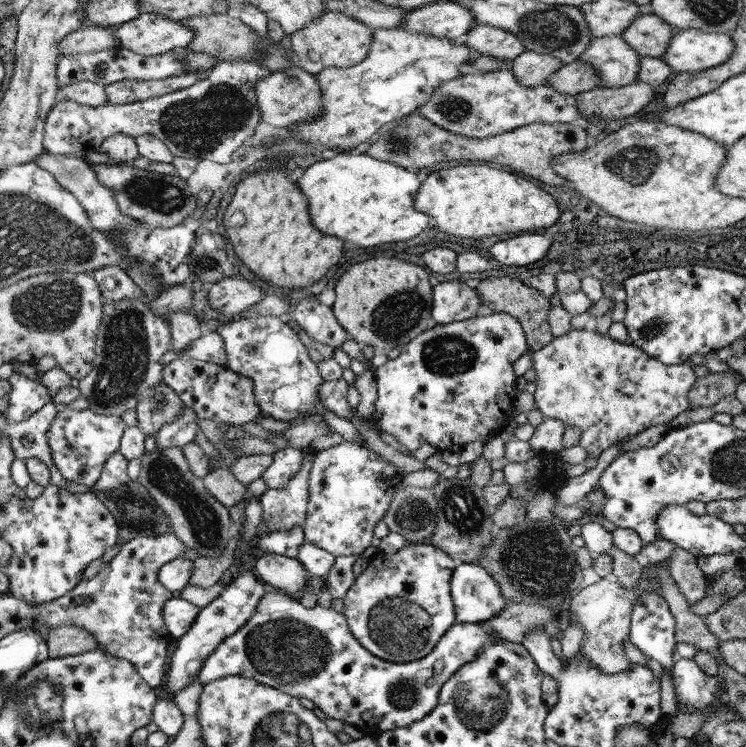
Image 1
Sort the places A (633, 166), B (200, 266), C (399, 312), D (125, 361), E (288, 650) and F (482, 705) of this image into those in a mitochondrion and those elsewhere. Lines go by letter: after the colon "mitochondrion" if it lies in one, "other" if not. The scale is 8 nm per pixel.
A: mitochondrion
B: mitochondrion
C: mitochondrion
D: mitochondrion
E: mitochondrion
F: mitochondrion

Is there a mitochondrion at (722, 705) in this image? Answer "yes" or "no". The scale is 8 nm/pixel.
no

